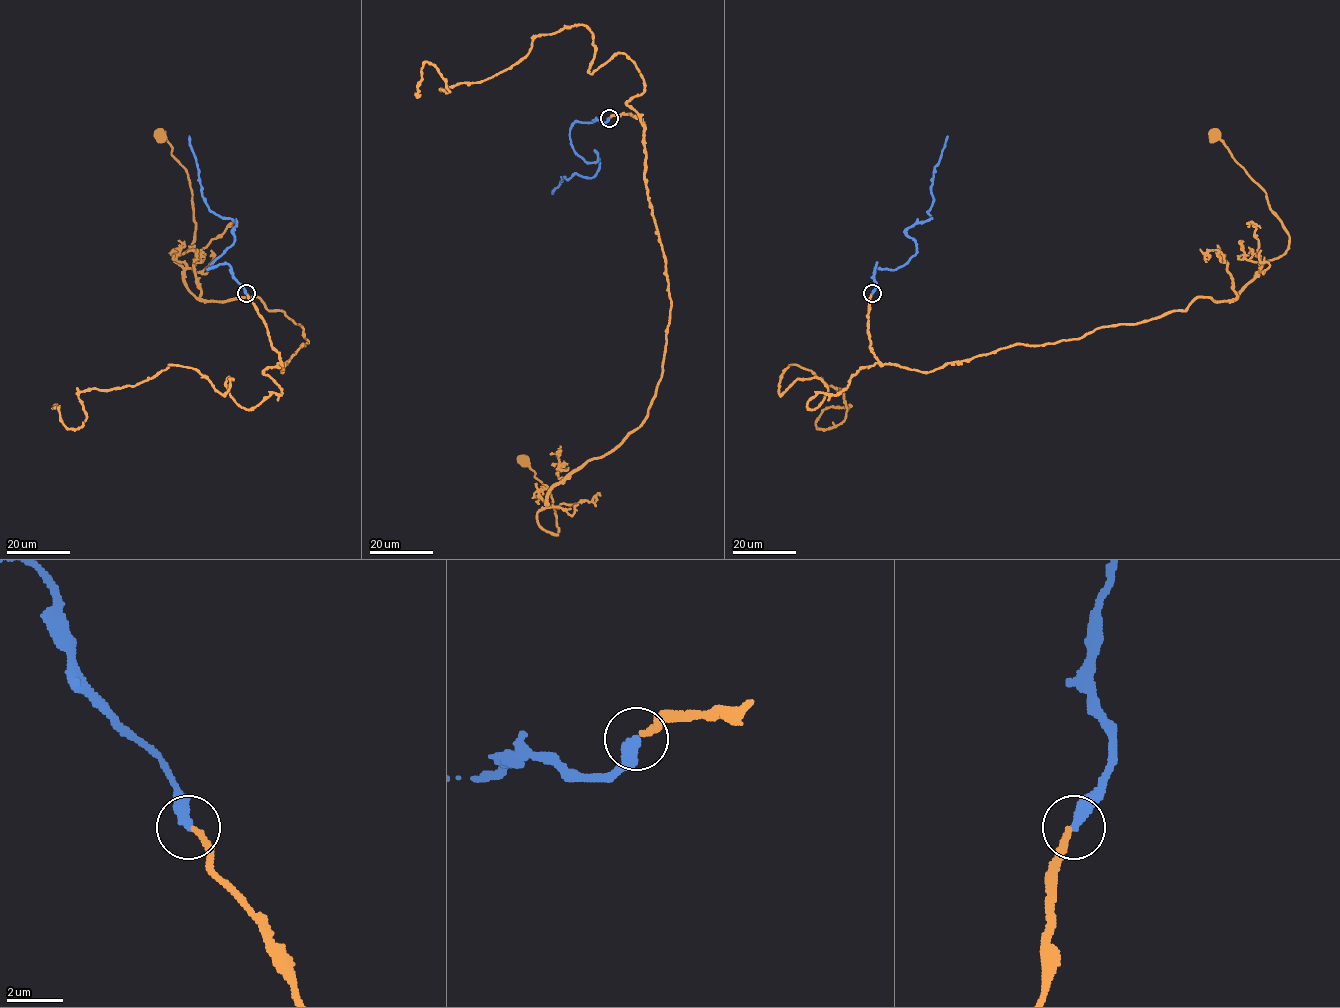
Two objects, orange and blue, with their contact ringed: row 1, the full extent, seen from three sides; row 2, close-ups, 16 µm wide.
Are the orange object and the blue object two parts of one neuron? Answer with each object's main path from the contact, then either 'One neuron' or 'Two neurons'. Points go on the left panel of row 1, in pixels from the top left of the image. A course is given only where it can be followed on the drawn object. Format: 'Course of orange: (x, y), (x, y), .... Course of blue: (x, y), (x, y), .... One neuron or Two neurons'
Course of orange: (246, 293), (282, 371), (308, 342), (299, 324), (185, 284), (173, 260), (191, 245), (193, 192), (158, 135). Course of blue: (246, 293), (228, 264), (206, 269), (233, 243), (236, 222), (208, 208), (189, 136). Two neurons

